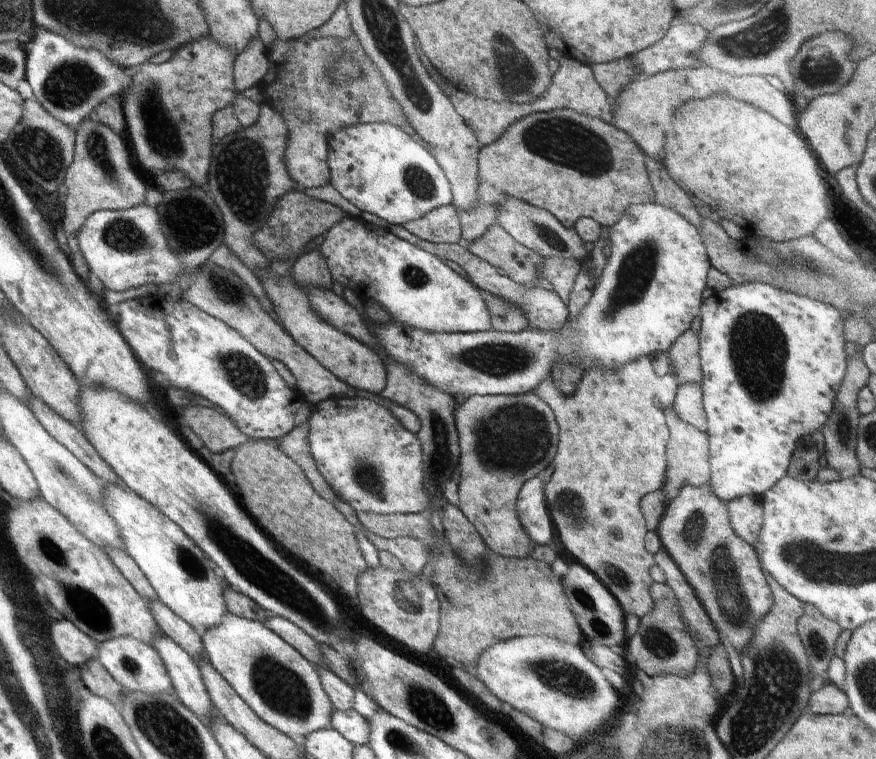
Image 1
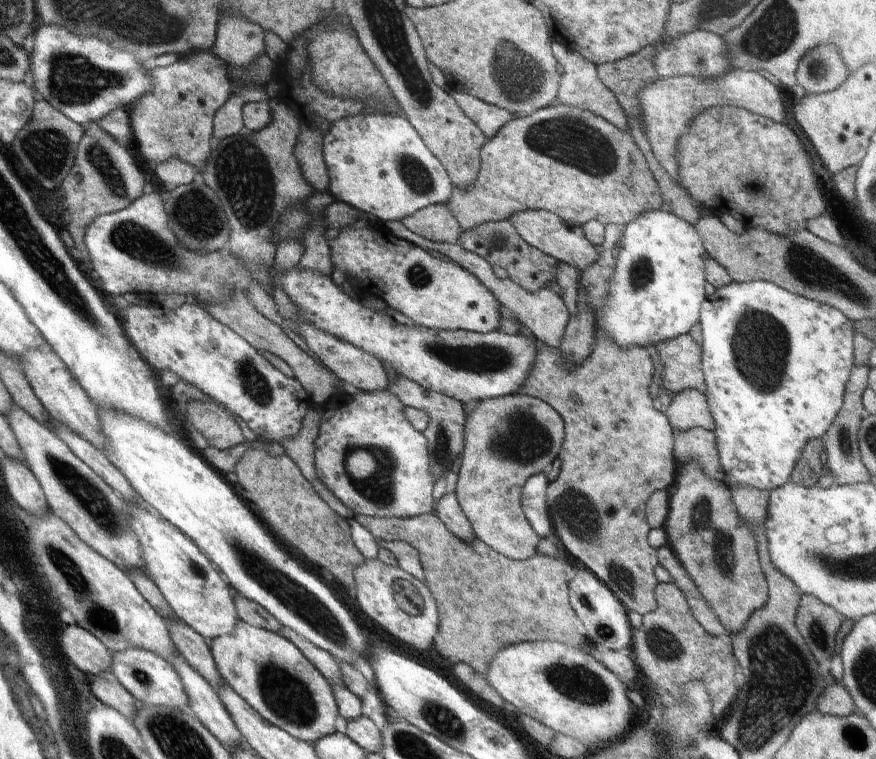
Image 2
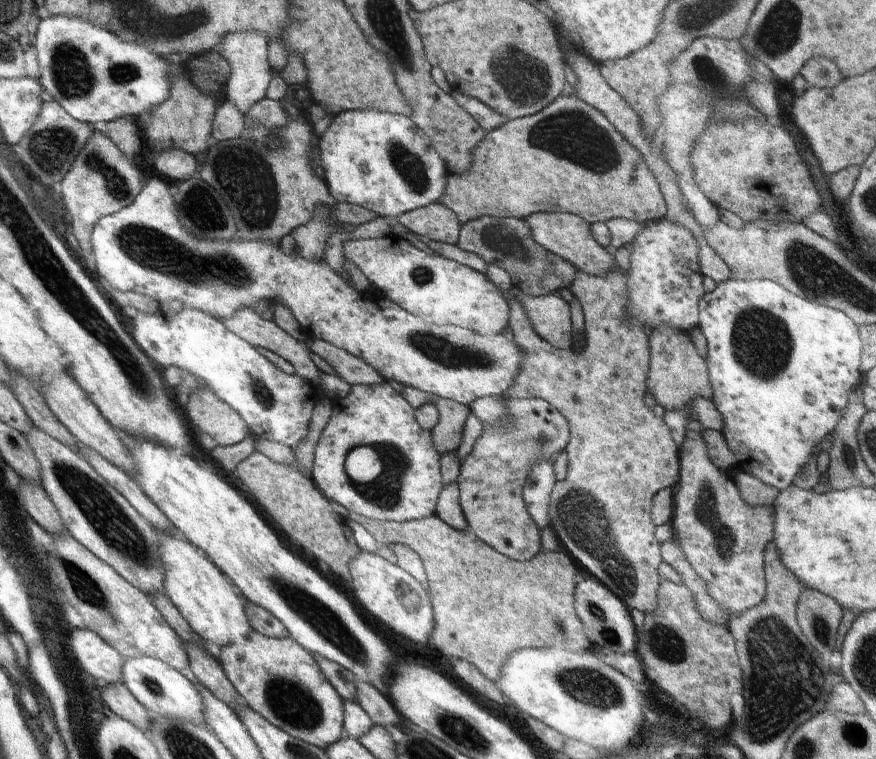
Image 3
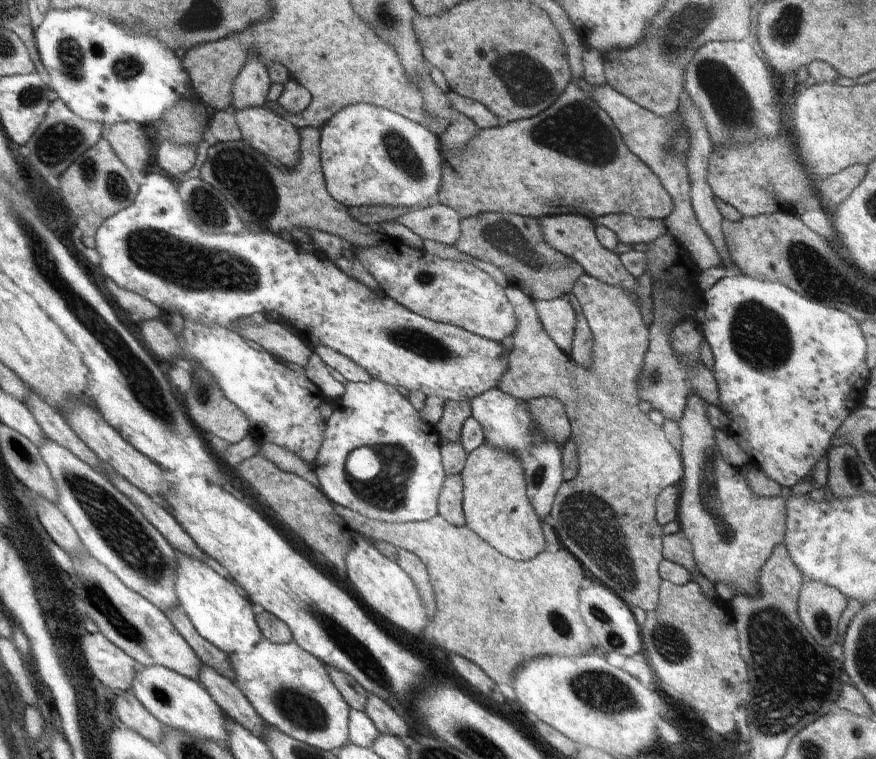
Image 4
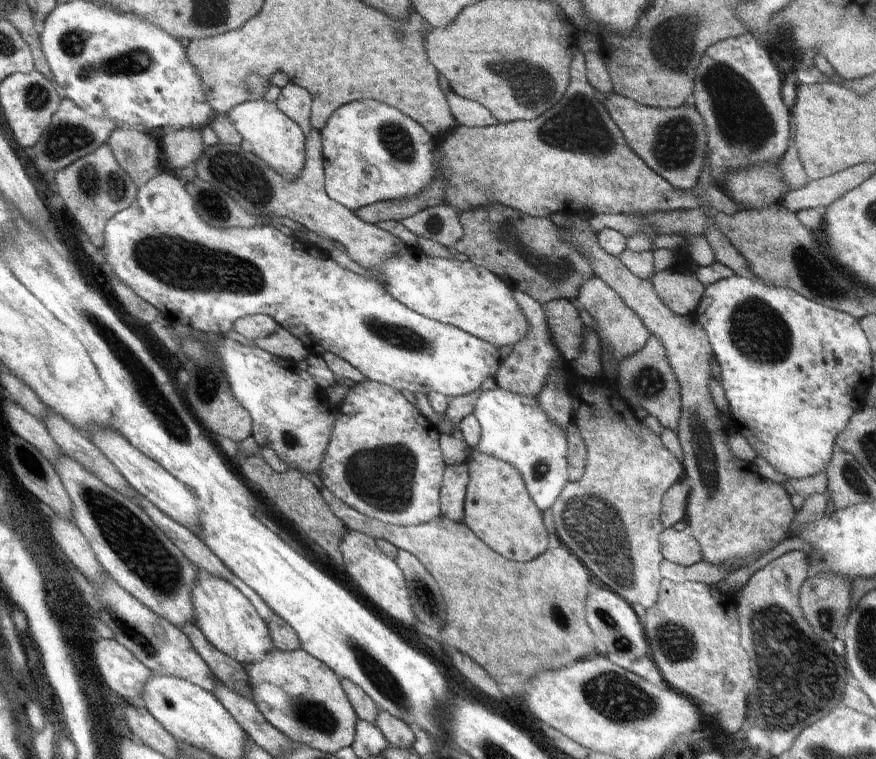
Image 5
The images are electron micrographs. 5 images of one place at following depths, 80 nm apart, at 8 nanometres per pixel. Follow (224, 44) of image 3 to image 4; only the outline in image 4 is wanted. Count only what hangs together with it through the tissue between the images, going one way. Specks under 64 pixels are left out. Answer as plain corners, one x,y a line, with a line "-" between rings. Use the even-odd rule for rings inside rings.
254,52
249,53
247,63
244,65
244,68
240,71
240,74
236,77
233,84
232,92
235,98
235,102
233,103
234,109
266,105
268,101
268,89
271,83
267,68
259,61
259,57

